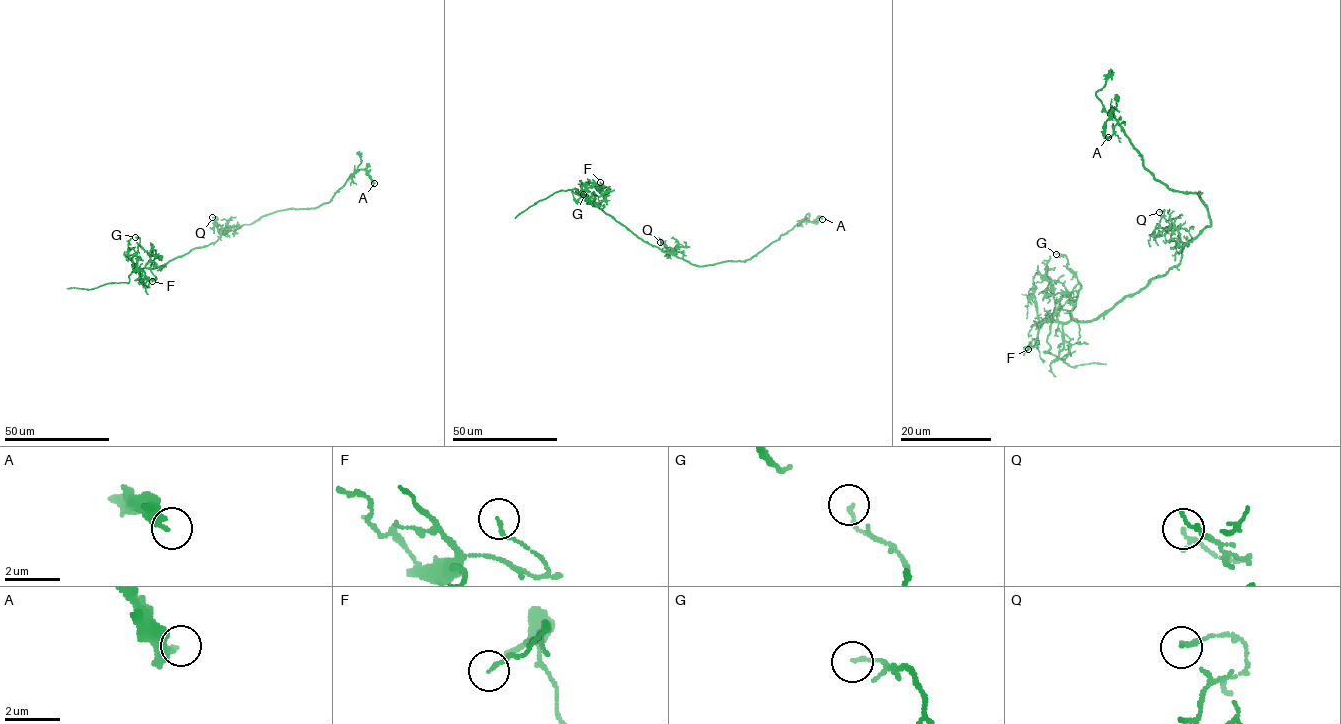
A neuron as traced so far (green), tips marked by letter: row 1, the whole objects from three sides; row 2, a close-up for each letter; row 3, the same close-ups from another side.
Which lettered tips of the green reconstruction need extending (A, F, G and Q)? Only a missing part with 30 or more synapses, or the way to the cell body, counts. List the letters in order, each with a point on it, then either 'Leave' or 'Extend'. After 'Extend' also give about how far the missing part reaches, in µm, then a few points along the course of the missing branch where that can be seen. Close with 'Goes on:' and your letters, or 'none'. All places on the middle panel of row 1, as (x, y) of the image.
A: Place: (822, 219). Leave
F: Place: (600, 182). Leave
G: Place: (583, 194). Leave
Q: Place: (660, 242). Leave
Goes on: none

